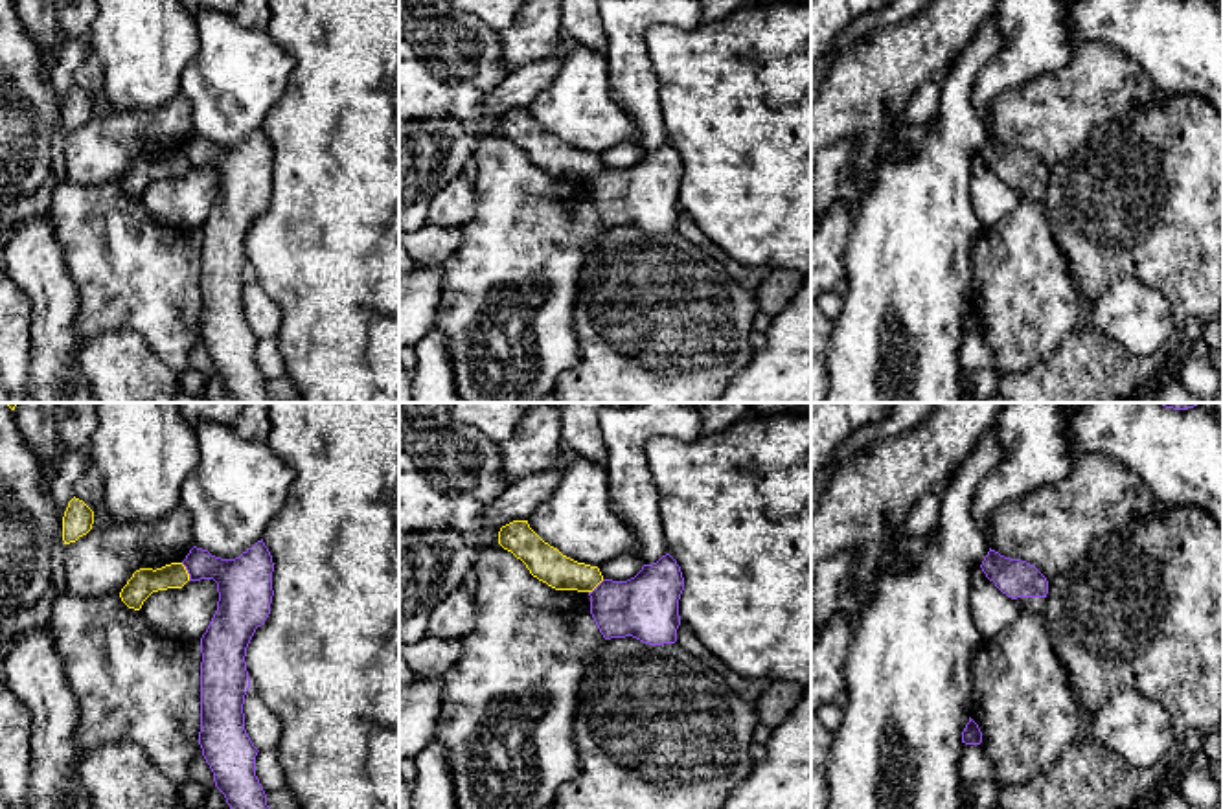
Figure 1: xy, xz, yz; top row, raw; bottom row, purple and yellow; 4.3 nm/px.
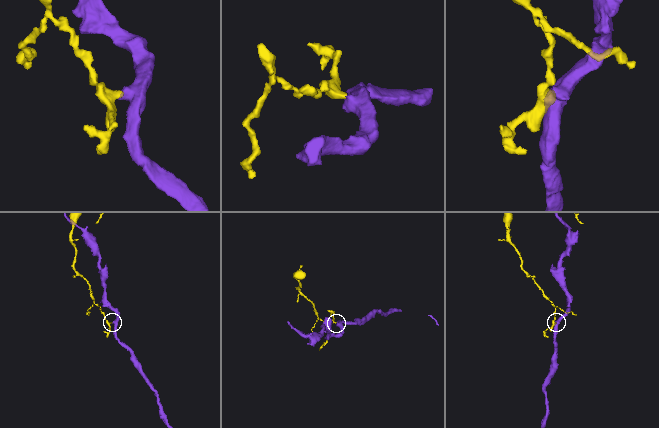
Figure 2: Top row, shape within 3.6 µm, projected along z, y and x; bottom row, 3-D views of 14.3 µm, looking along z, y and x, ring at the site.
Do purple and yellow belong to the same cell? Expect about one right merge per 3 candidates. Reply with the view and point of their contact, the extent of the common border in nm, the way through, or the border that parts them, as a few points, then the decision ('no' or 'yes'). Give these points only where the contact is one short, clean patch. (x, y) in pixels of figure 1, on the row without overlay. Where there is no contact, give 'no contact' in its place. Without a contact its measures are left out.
contact xy (188, 160); length 90 nm; border xy (181, 151), (190, 168); no

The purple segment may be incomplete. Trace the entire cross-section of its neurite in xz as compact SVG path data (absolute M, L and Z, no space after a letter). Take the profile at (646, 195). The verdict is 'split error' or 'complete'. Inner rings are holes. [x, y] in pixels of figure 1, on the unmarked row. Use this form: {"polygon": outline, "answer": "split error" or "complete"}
{"polygon": "M666 142L627 169L603 167L590 184L590 202L605 228L633 224L649 234L677 230L684 165Z", "answer": "complete"}

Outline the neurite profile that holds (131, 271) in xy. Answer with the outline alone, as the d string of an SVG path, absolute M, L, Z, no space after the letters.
M57 182L44 217L64 246L66 267L79 292L75 327L81 344L105 331L127 327L142 333L175 373L189 370L189 351L202 344L200 228L162 224L120 182L94 188Z

